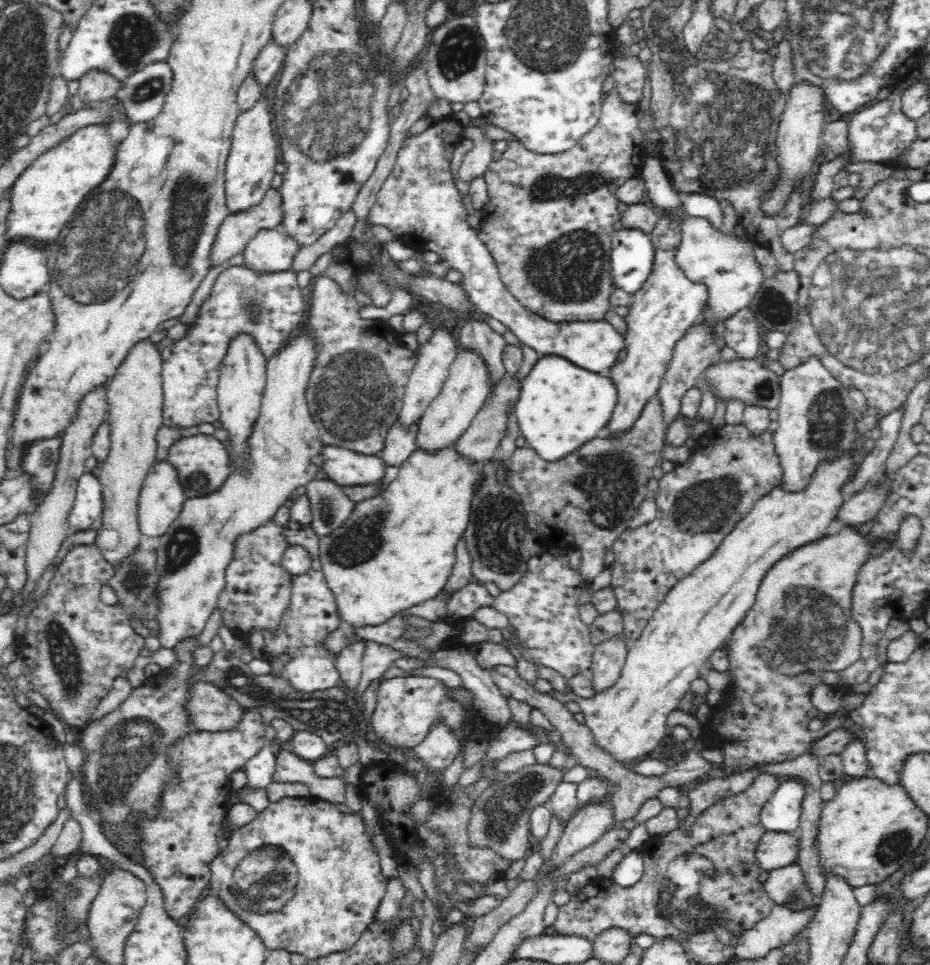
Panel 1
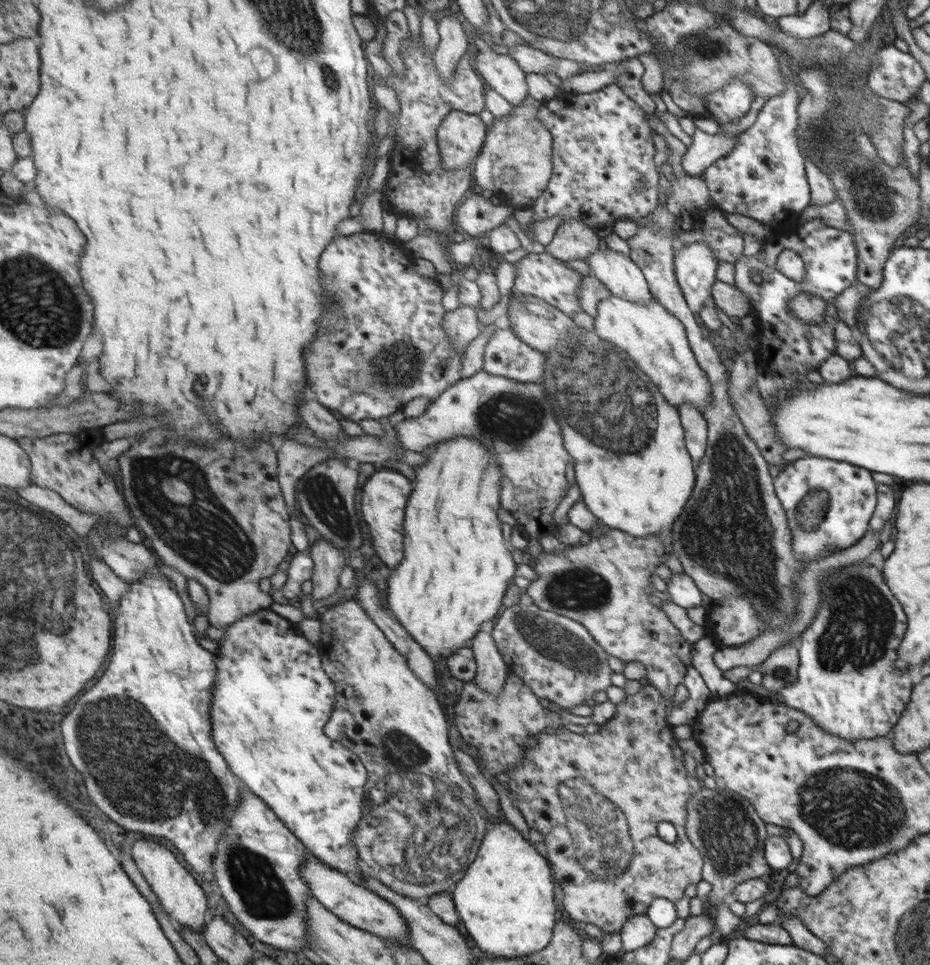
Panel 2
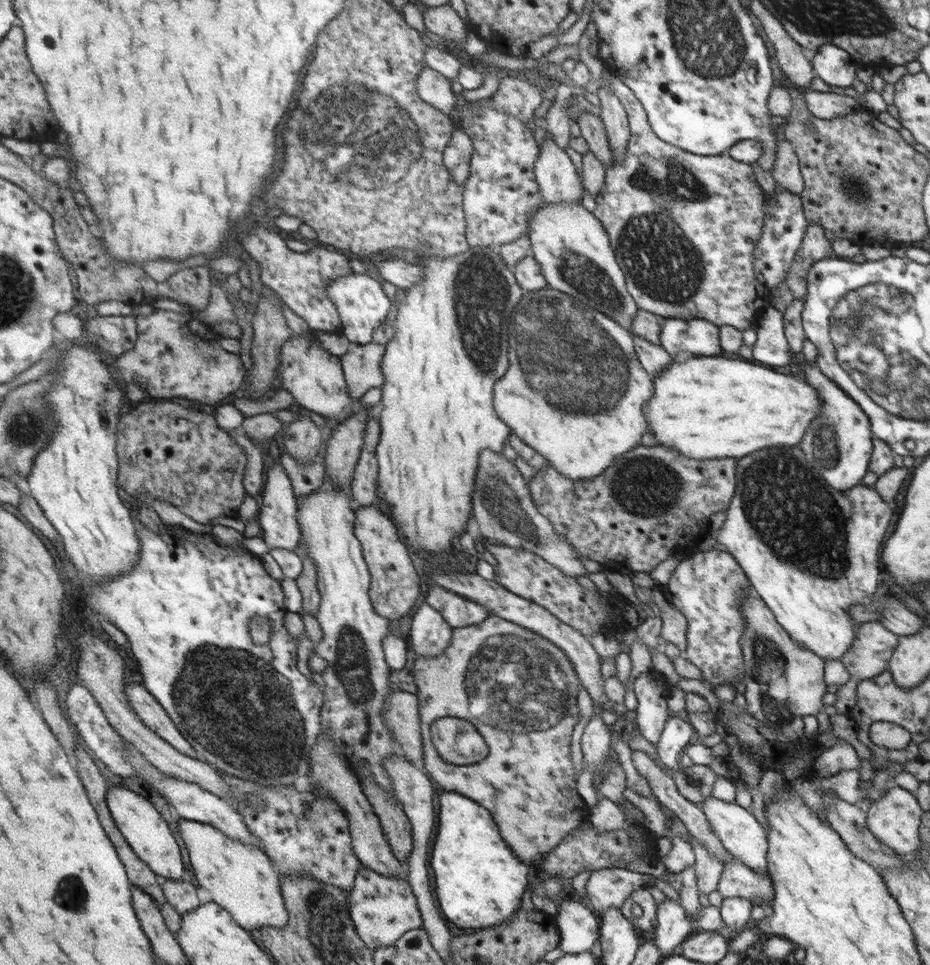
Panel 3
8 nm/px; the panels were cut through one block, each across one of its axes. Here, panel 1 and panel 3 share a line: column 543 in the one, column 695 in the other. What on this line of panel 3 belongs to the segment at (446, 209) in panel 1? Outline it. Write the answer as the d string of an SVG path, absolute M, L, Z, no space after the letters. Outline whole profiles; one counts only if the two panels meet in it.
M668 318L660 330L660 346L673 357L681 350L696 356L720 356L720 328L708 319Z

